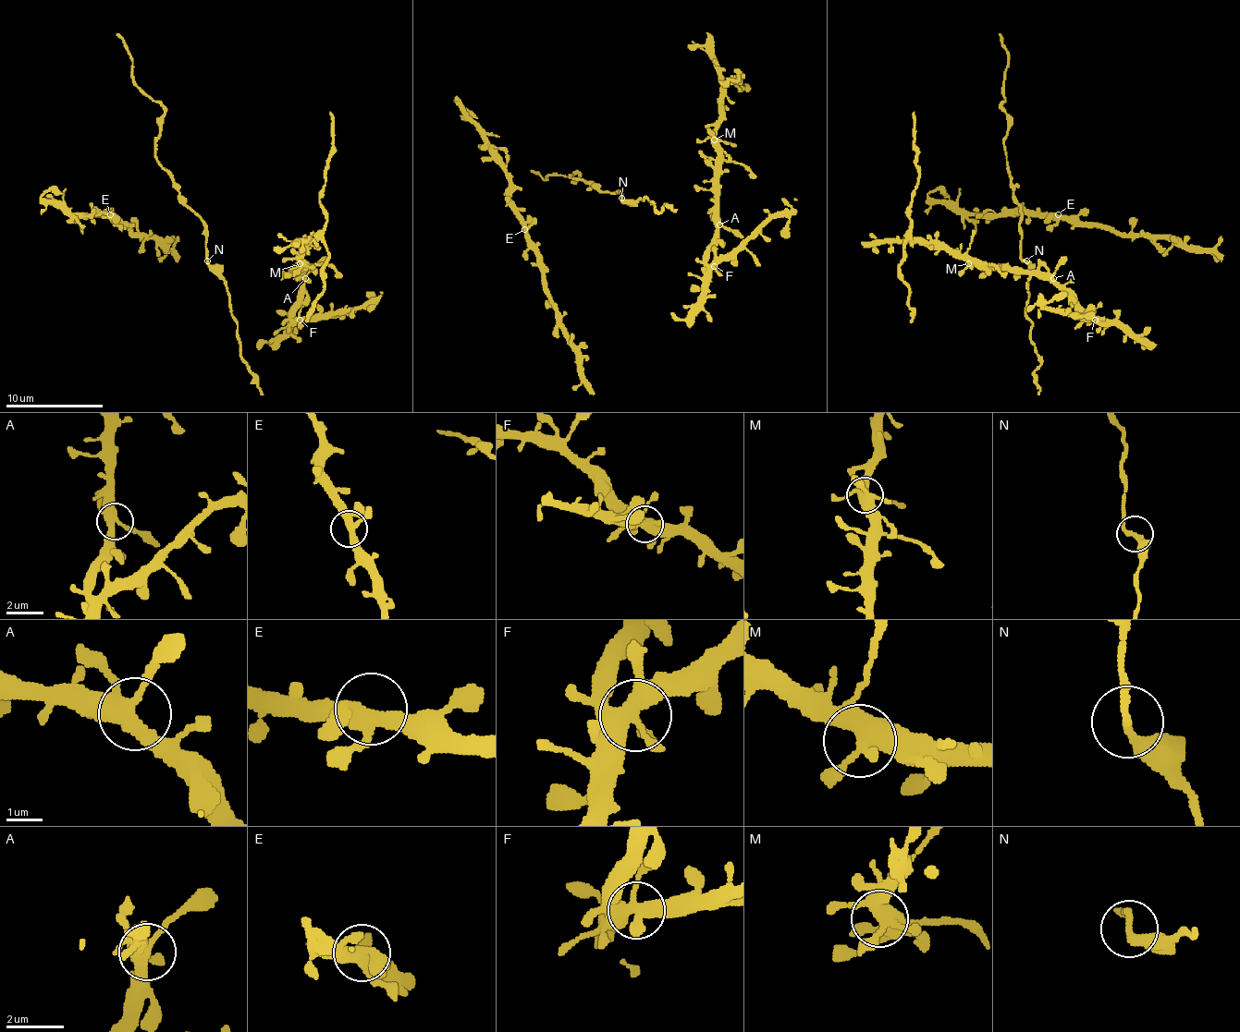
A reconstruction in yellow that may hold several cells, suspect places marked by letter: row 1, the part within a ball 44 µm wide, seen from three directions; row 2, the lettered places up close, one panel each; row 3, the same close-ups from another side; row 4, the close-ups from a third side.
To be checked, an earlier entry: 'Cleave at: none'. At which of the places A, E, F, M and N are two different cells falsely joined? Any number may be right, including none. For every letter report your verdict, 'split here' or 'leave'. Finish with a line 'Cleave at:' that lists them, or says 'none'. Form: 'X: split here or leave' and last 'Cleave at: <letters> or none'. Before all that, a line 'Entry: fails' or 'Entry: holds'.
Entry: holds
A: leave
E: leave
F: leave
M: leave
N: leave
Cleave at: none

